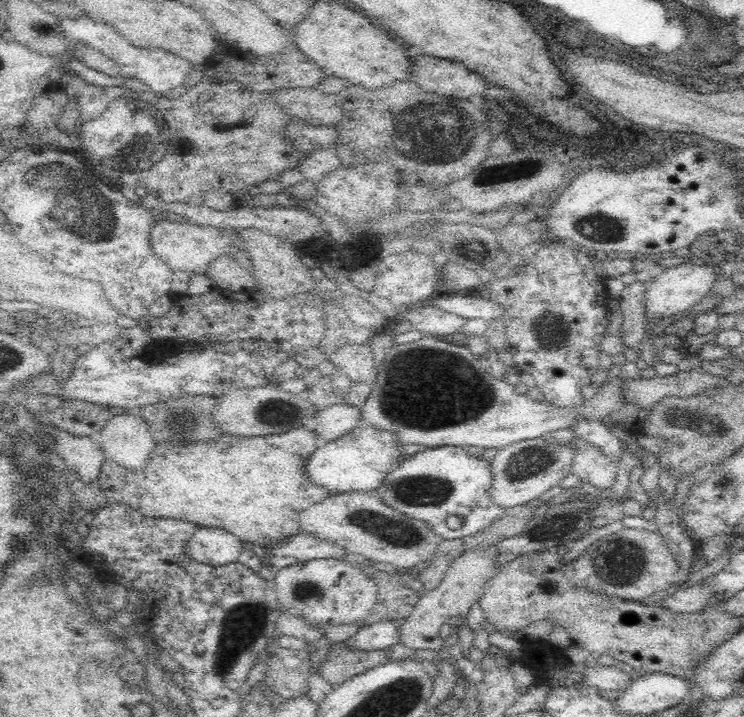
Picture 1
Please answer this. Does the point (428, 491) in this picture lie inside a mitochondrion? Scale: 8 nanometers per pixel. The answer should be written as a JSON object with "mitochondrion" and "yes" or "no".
{"mitochondrion":"yes"}

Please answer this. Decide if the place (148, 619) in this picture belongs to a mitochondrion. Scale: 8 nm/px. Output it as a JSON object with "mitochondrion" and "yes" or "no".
{"mitochondrion":"no"}

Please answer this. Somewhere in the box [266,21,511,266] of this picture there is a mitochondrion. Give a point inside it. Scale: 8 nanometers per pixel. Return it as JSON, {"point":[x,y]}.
{"point":[443,131]}

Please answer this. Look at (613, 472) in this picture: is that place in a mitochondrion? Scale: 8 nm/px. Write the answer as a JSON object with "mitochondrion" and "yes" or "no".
{"mitochondrion":"no"}

